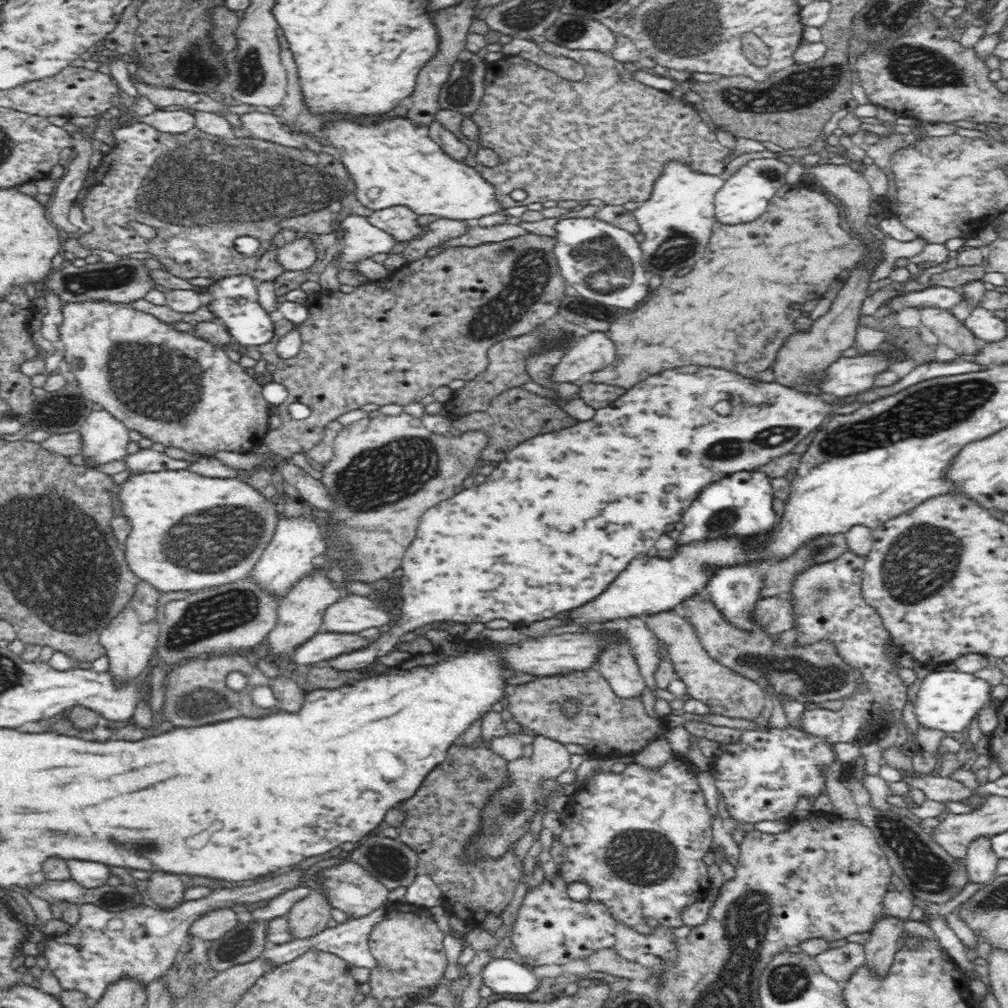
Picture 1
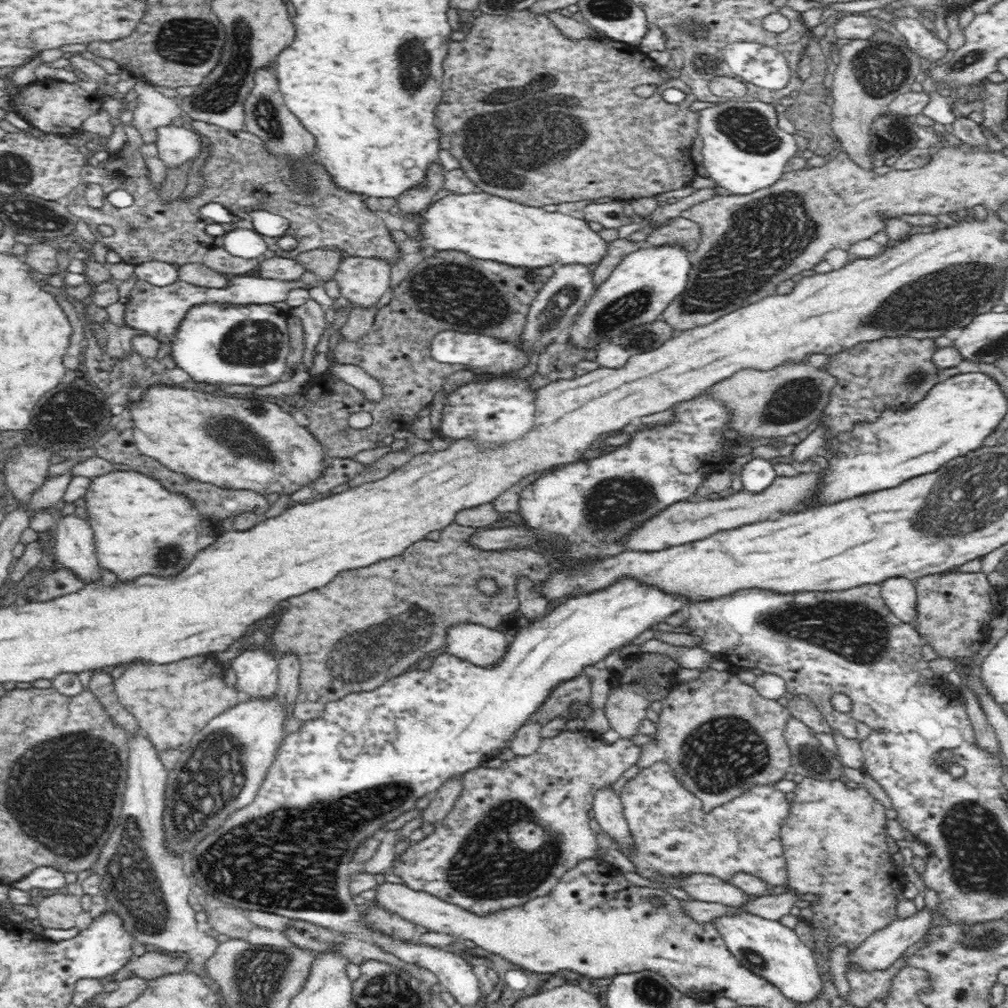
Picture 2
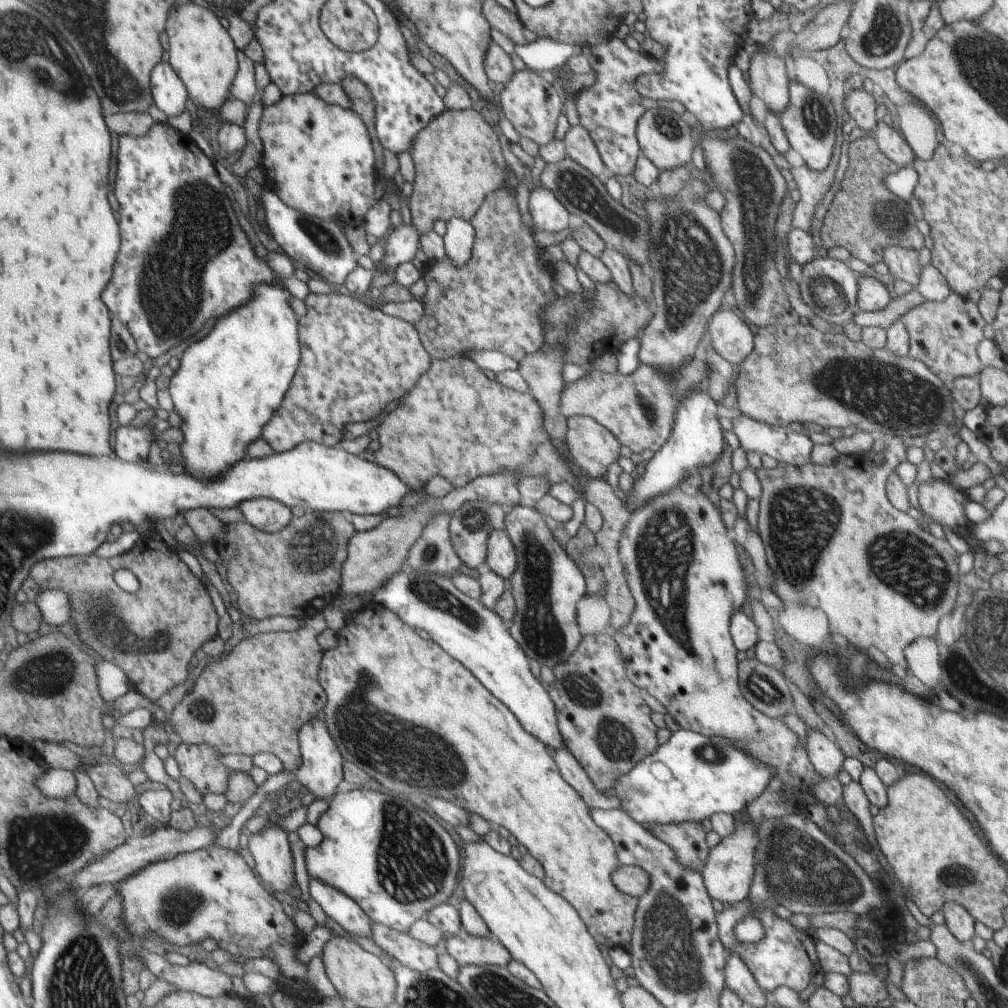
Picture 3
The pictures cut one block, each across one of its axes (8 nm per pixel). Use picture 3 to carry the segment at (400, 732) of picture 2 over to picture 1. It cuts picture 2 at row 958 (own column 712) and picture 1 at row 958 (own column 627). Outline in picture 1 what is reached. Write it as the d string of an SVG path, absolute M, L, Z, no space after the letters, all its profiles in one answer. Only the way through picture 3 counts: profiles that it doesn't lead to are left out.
M493 957L481 968L483 984L496 994L528 994L538 990L539 980L526 965L506 957Z

